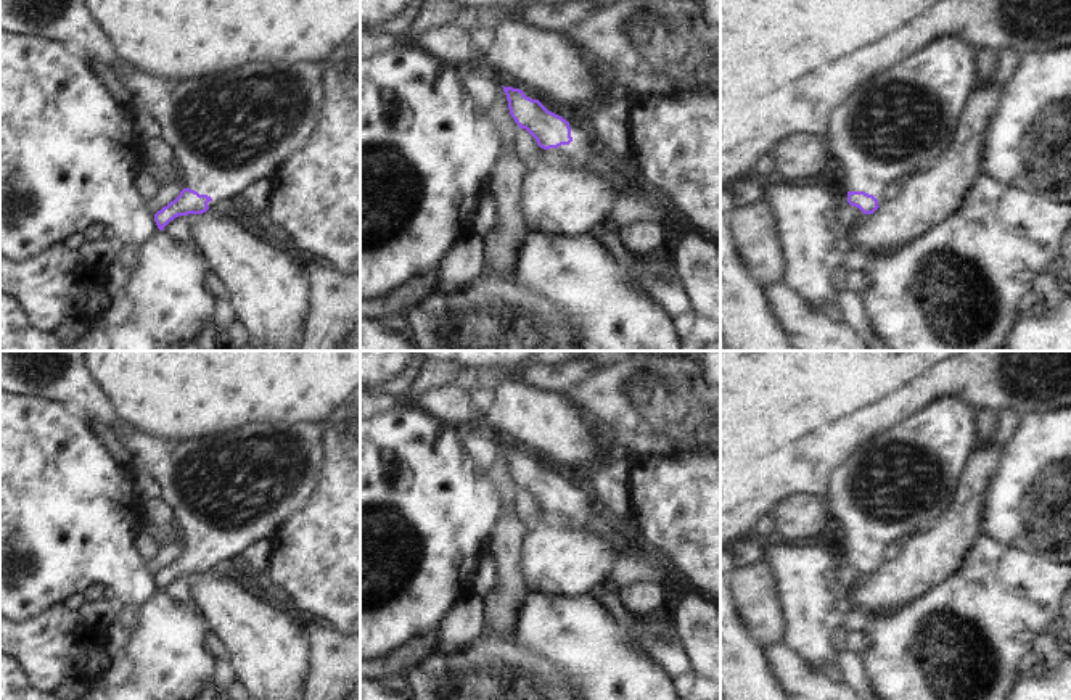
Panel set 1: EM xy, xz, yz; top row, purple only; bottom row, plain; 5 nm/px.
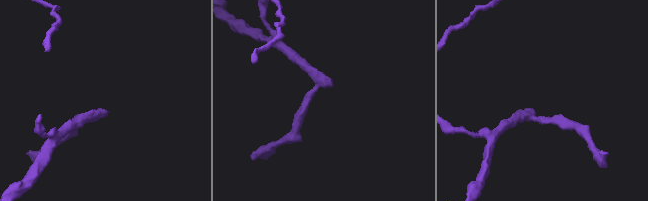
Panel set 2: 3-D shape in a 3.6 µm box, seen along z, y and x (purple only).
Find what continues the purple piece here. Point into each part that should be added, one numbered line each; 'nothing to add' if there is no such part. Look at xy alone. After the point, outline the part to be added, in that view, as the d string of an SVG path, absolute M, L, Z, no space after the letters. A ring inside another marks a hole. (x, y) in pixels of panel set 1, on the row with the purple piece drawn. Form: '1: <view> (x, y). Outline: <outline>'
1: xy (229, 129). Outline: M0 0L0 31L74 42L84 60L121 68L119 80L132 97L129 109L145 111L158 122L161 138L174 151L172 169L180 188L211 196L209 208L224 208L251 182L270 179L307 143L325 101L323 69L314 63L252 61L212 76L172 80L132 71L92 19L85 0Z

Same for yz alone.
1: yz (898, 123). Outline: M958 35L941 37L926 45L918 53L904 58L897 64L856 89L847 100L839 105L830 116L827 134L827 150L835 156L836 166L843 169L847 191L865 191L884 203L884 190L907 177L931 167L944 150L952 143L958 129L958 121L975 89L975 48Z

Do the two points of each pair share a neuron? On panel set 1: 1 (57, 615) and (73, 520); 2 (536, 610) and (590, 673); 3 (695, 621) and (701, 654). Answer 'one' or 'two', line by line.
1: two
2: one
3: one

